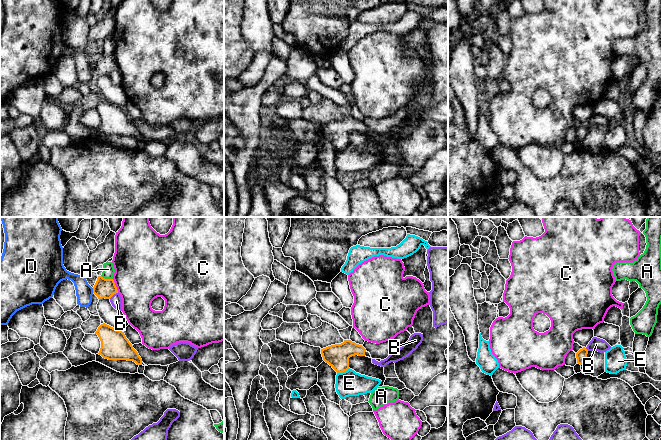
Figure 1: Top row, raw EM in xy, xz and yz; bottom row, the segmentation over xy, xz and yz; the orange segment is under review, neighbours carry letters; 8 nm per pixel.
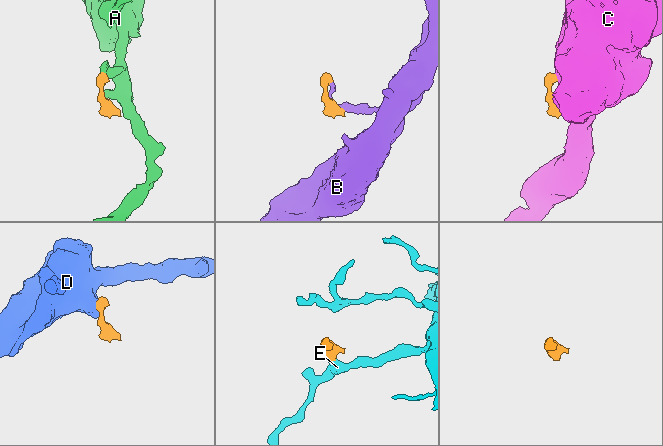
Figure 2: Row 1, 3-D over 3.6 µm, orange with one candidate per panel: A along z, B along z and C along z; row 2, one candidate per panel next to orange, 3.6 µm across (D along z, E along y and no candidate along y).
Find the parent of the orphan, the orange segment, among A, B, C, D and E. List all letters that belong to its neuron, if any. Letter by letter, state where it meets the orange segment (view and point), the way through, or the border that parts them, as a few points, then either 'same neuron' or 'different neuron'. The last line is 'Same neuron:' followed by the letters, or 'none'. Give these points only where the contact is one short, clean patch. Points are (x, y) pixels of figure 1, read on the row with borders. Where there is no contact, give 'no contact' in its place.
A: xy (107, 279) | along xy (101, 275), (107, 279), (112, 279) | different neuron
B: xy (113, 294) | different neuron
C: xy (115, 286) | along xy (112, 279), (118, 292) | different neuron
D: xy (93, 290) | along xy (92, 288), (93, 292) | different neuron
E: xz (343, 371) | along xz (349, 368), (337, 373) | different neuron
Same neuron: none

